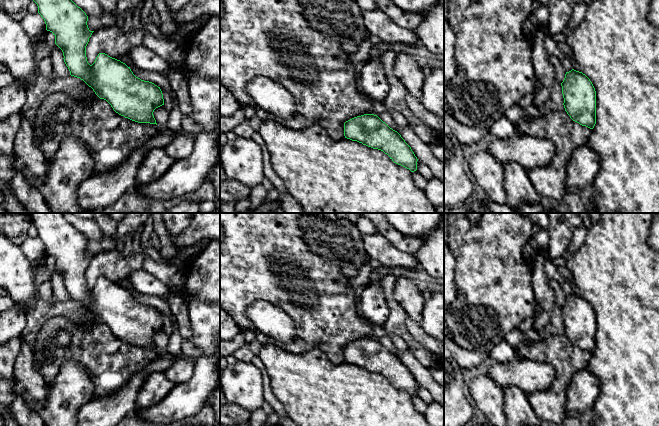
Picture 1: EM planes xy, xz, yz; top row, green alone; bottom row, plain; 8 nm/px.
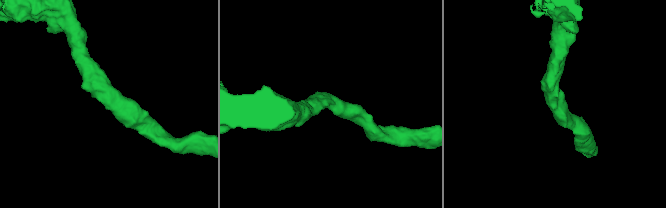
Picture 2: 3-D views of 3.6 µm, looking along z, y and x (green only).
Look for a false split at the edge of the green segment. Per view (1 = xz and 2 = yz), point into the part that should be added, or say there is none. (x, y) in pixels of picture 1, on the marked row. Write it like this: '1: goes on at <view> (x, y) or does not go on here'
1: does not go on here
2: does not go on here

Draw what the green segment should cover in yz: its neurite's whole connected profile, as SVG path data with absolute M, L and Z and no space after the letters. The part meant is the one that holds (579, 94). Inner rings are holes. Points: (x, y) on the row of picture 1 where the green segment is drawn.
M572 69L561 83L564 108L570 118L593 129L596 124L596 91L590 79Z

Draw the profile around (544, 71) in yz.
M536 29L533 34L534 42L531 46L531 59L534 66L535 83L540 83L531 108L533 112L545 110L545 105L551 100L551 90L555 80L555 68L550 62L550 55L544 46L545 38L549 34L547 29Z

